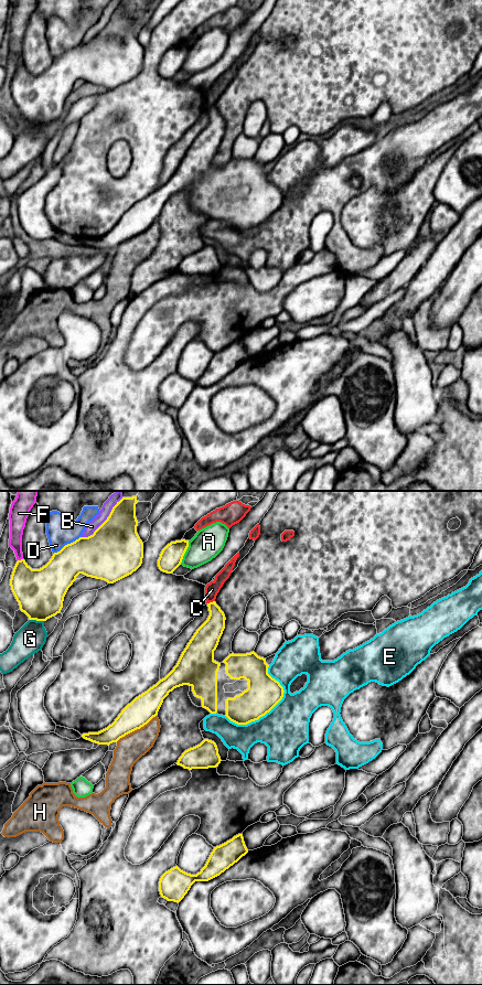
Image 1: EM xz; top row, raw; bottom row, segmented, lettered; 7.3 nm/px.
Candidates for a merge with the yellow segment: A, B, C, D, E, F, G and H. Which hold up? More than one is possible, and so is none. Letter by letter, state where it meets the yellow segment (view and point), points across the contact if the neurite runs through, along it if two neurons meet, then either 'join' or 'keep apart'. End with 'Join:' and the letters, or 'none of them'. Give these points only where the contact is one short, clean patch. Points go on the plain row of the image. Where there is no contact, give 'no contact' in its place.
A: contact xz (184, 59); keep apart
B: contact xz (105, 27); keep apart
C: contact xz (211, 108); border xz (214, 106), (207, 109); keep apart
D: contact xz (67, 50); keep apart
E: contact xz (270, 215); keep apart
F: contact xz (21, 65); keep apart
G: contact xz (36, 126); keep apart
H: contact xz (136, 235); keep apart
Join: none of them

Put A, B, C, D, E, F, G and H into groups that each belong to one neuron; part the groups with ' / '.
A / B / C H / D / E / F / G

